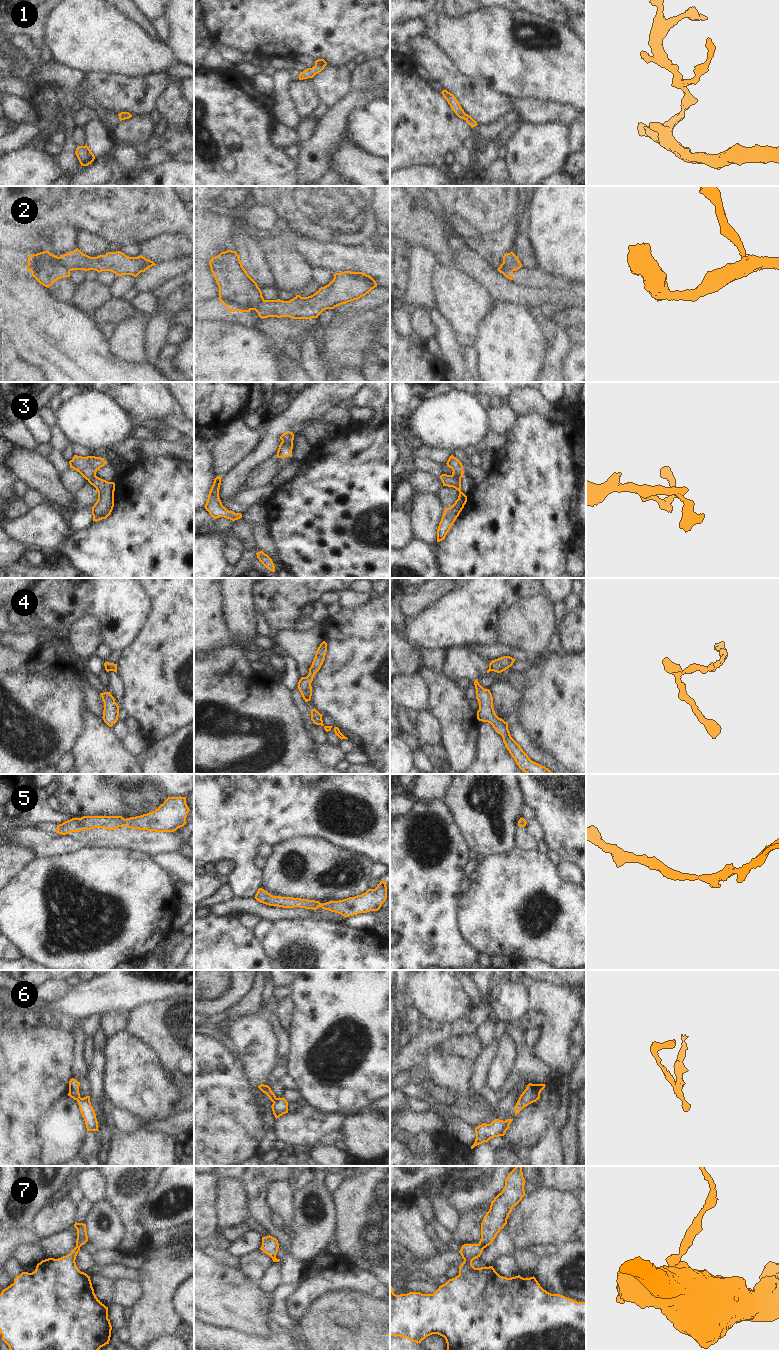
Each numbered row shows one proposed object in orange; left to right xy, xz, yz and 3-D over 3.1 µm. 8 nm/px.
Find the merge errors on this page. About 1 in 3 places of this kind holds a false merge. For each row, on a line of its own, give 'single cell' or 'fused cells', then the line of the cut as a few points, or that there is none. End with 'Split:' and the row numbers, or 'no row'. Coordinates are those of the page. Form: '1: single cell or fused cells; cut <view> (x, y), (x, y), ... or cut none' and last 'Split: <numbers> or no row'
1: single cell; cut none
2: fused cells; cut xy (59, 257), (69, 271)
3: fused cells; cut xz (282, 440), (292, 447)
4: fused cells; cut xy (105, 668), (108, 671)
5: single cell; cut none
6: fused cells; cut xz (276, 1098), (273, 1103)
7: fused cells; cut yz (479, 1243), (483, 1248)
Split: 2, 3, 4, 6, 7

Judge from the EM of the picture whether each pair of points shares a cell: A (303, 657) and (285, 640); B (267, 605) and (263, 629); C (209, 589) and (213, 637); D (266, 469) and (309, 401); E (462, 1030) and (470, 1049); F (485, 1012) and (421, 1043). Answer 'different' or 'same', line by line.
A: same
B: different
C: same
D: different
E: different
F: same

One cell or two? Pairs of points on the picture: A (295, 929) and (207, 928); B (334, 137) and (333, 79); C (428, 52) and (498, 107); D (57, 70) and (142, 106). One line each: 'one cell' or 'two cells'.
A: two cells
B: two cells
C: one cell
D: one cell

